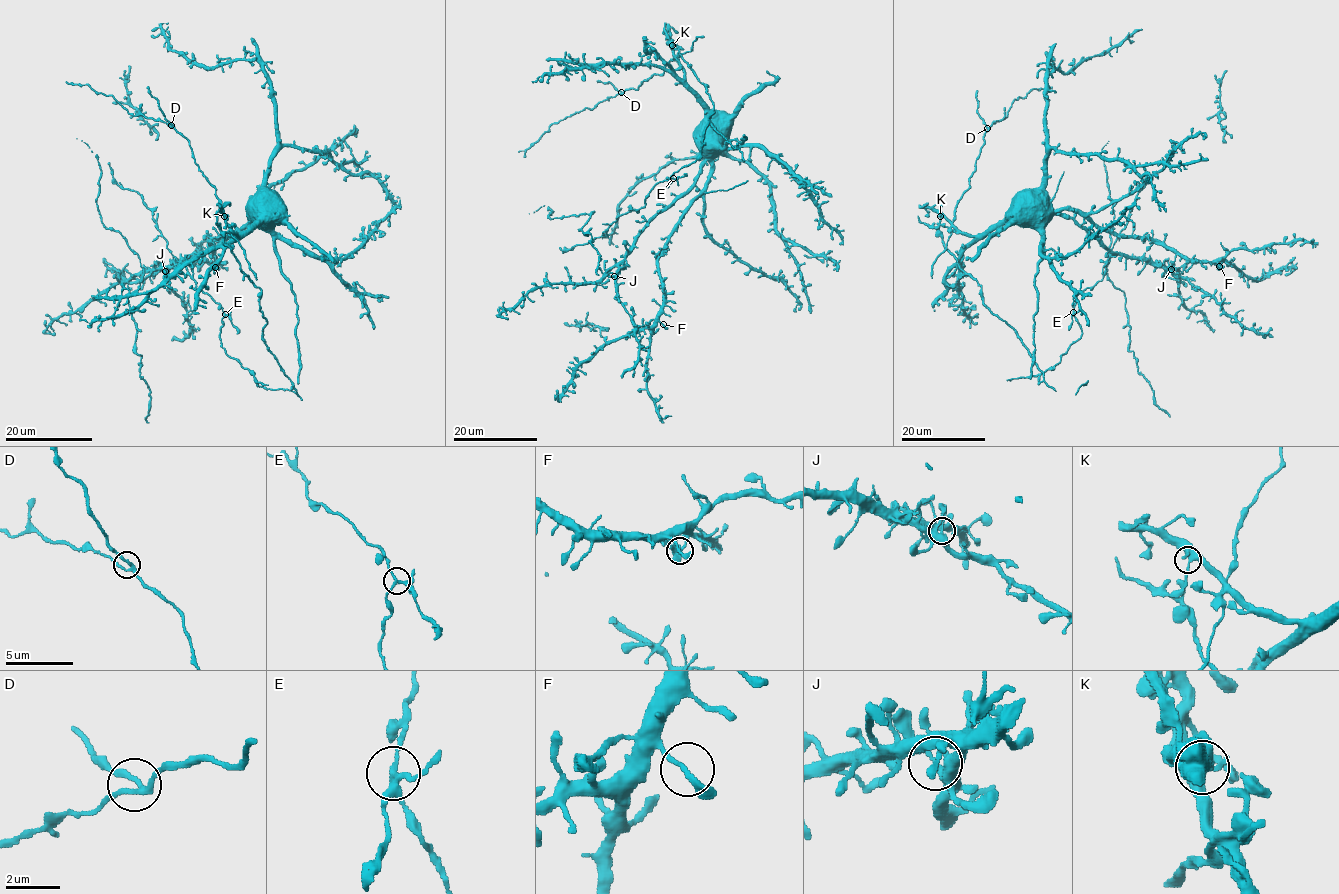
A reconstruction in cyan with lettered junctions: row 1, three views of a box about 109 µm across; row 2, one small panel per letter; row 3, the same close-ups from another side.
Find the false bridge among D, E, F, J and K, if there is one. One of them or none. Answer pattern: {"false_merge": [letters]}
{"false_merge": ["E"]}

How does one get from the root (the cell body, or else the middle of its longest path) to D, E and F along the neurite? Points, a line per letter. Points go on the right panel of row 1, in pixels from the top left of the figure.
D: (1015, 204), (1003, 220), (979, 235), (964, 234), (953, 224), (956, 204), (969, 188), (987, 128)
E: (1015, 204), (1016, 207), (1051, 207), (1072, 217), (1116, 254), (1102, 268), (1102, 279), (1077, 294), (1073, 311)
F: (1015, 204), (1077, 210), (1117, 234), (1148, 236), (1189, 259), (1216, 262), (1219, 266)

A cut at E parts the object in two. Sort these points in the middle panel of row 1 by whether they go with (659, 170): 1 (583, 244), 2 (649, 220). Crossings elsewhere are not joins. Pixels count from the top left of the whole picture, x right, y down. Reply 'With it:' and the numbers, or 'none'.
With it: 2

